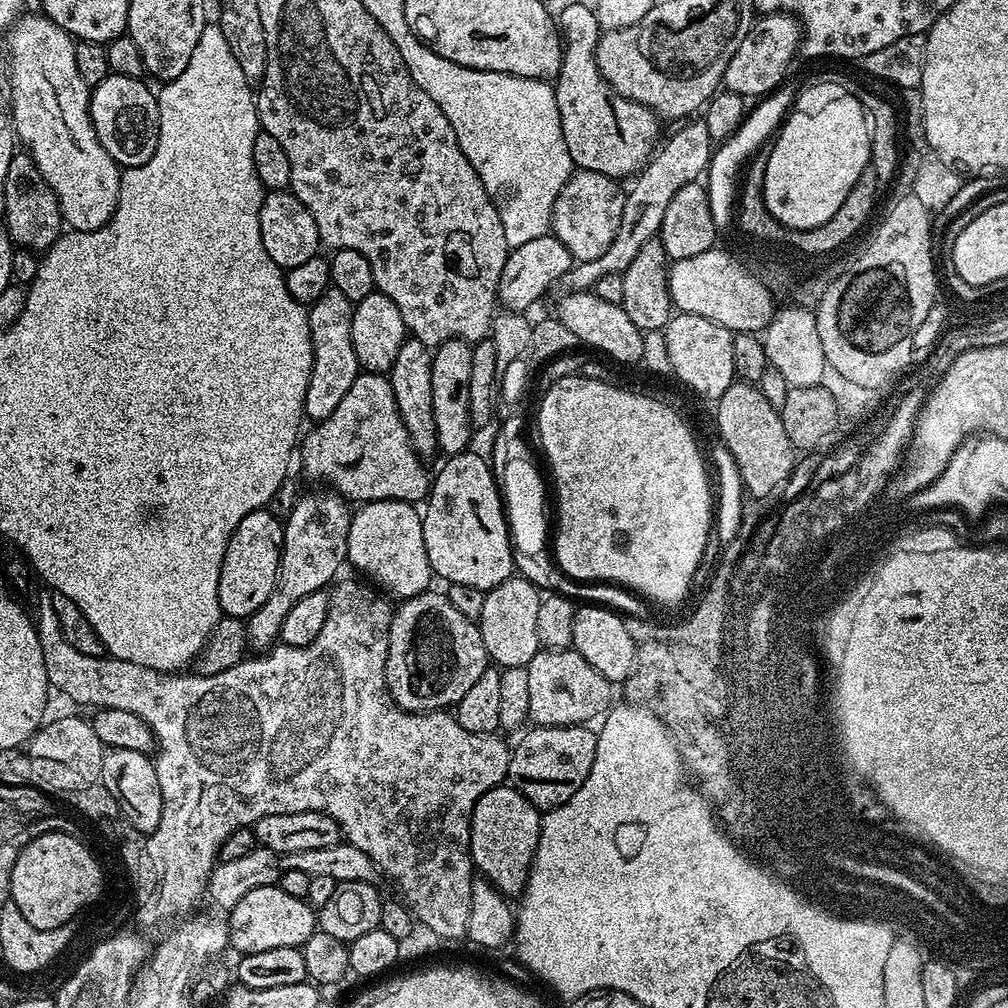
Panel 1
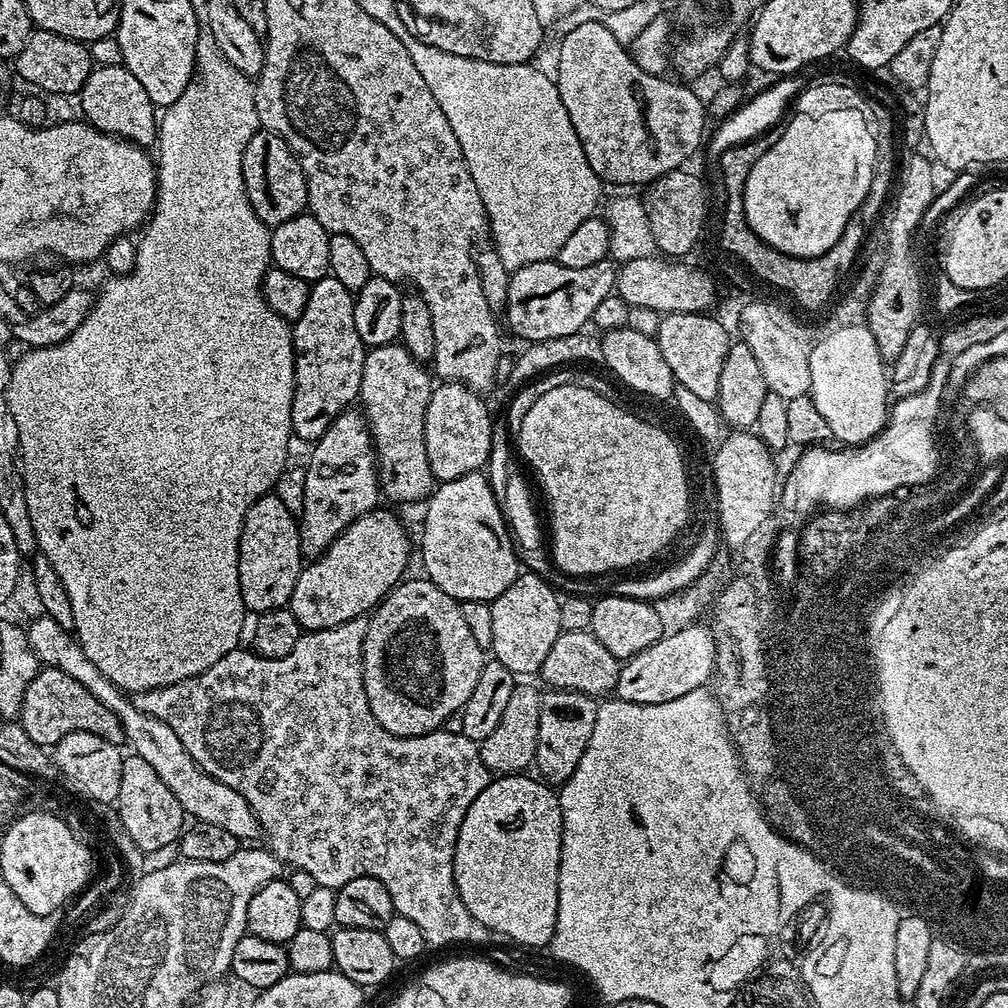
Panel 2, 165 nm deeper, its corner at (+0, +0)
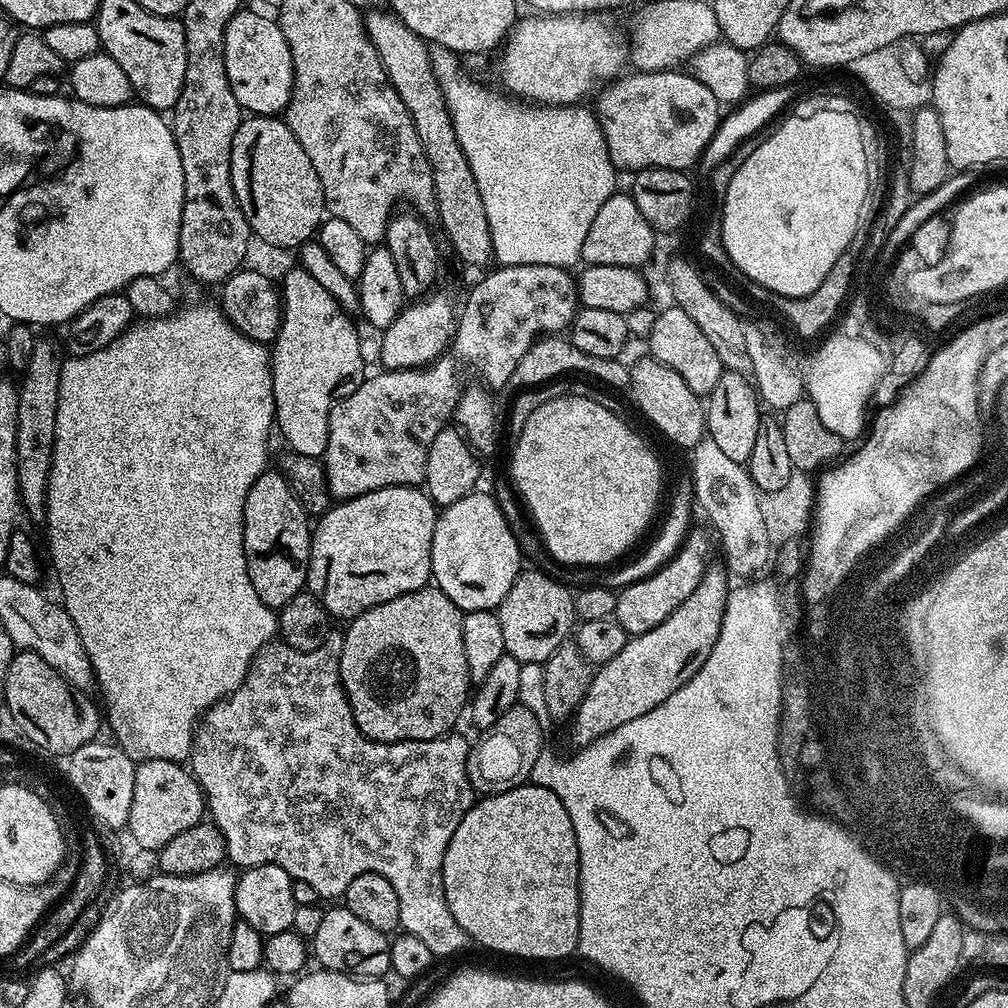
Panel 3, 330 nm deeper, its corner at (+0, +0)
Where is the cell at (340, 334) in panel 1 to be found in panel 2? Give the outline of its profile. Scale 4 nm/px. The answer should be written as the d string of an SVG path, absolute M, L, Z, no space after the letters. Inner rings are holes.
M329 274L312 284L302 318L291 325L296 385L290 418L292 434L297 441L320 440L334 418L357 403L366 349L354 327L355 305L354 294Z

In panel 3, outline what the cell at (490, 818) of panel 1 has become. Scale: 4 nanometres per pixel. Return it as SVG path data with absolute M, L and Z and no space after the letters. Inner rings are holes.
M534 783L520 784L514 790L493 792L477 799L472 809L458 822L458 830L454 830L454 838L450 838L450 846L446 846L446 854L442 862L442 886L446 894L446 906L450 906L450 914L454 914L454 922L462 926L469 941L481 944L492 952L505 952L508 956L525 956L528 960L564 960L571 952L577 951L578 922L580 921L580 863L578 862L578 838L574 834L574 822L570 822L570 814L566 814L566 806L550 789Z

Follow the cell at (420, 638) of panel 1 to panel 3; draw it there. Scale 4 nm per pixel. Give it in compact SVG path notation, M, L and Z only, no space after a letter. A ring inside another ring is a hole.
M425 586L402 594L398 598L390 598L390 602L382 602L362 614L358 614L347 625L348 629L343 629L344 641L340 647L340 681L344 687L344 693L348 699L350 710L354 714L354 722L358 730L371 740L377 740L383 744L401 744L404 740L433 740L439 736L447 736L453 731L456 719L460 716L460 711L465 711L470 700L470 677L466 666L466 646L462 646L462 618L464 613L442 589L435 586Z

